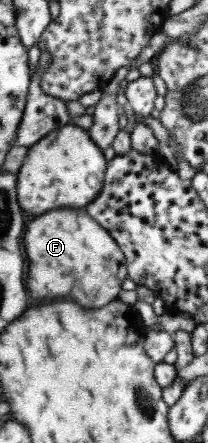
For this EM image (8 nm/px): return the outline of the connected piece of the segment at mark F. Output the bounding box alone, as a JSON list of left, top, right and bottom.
[26,208,129,309]

